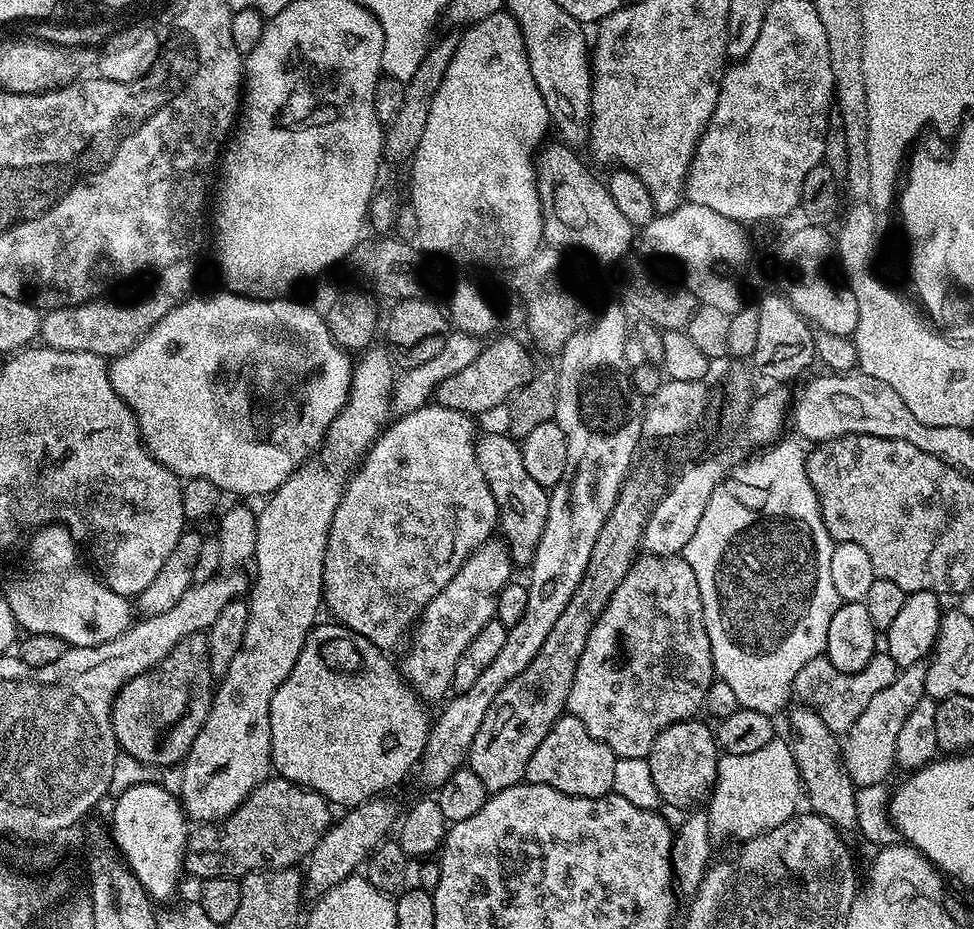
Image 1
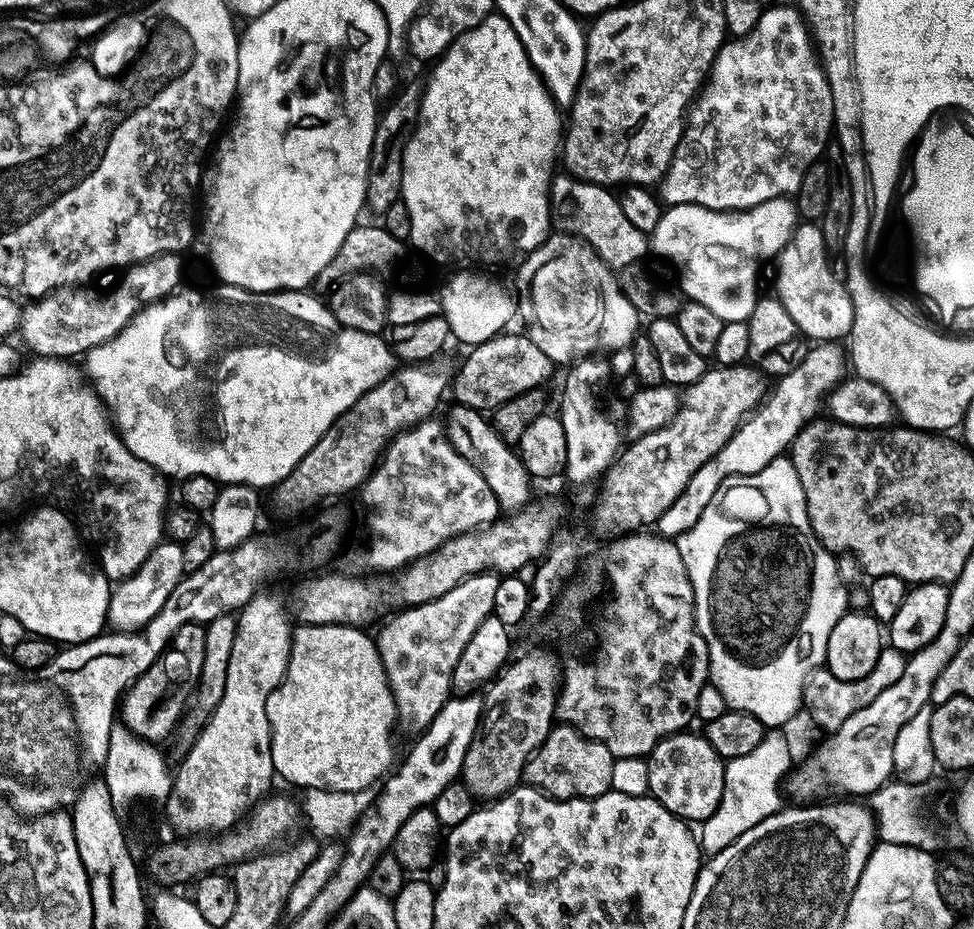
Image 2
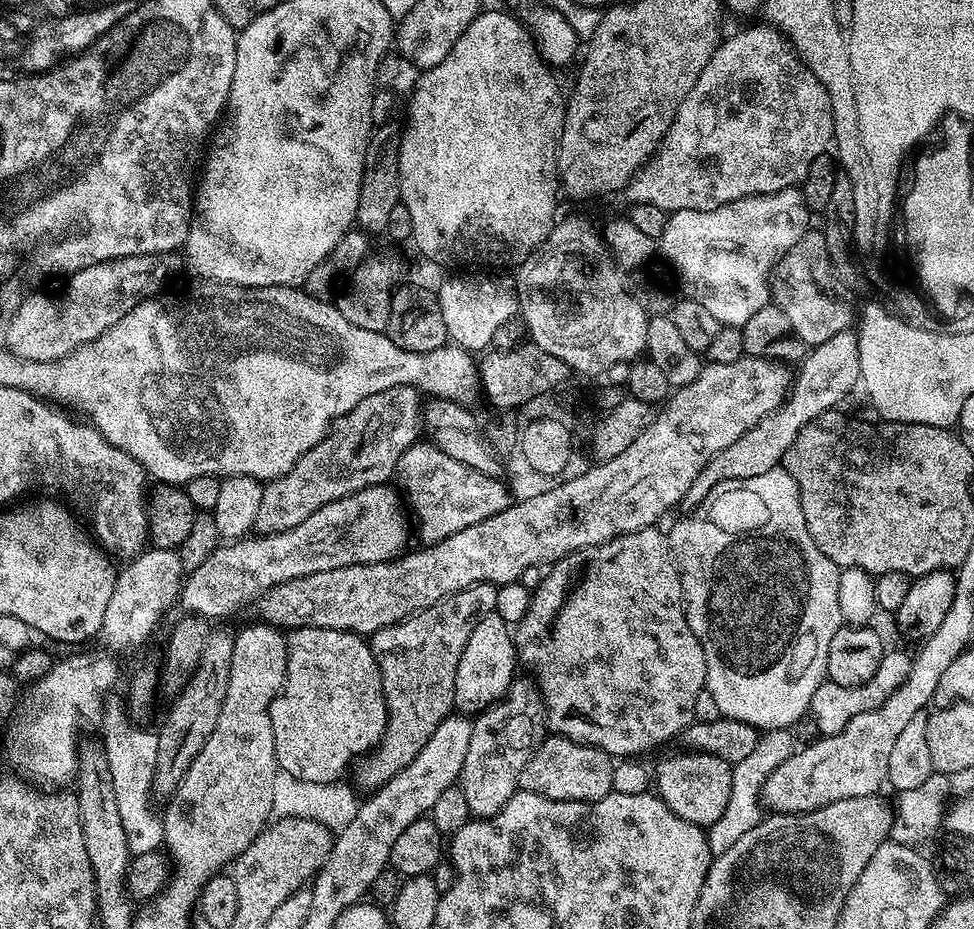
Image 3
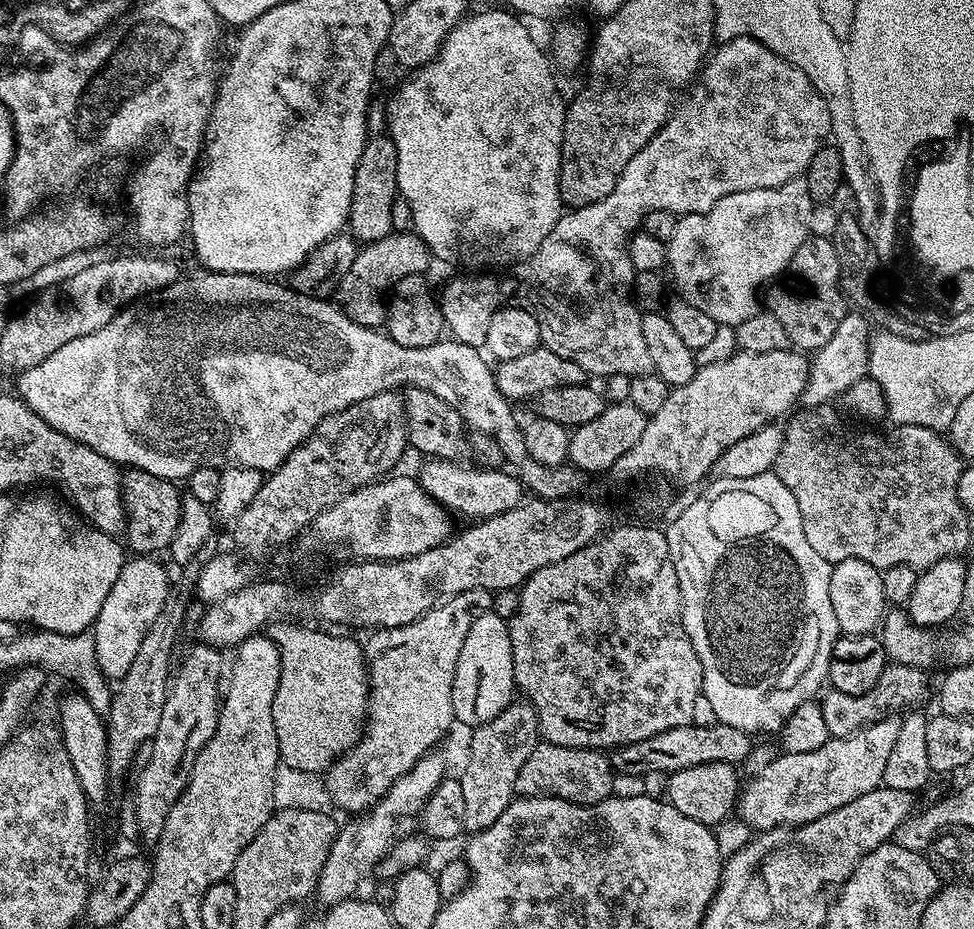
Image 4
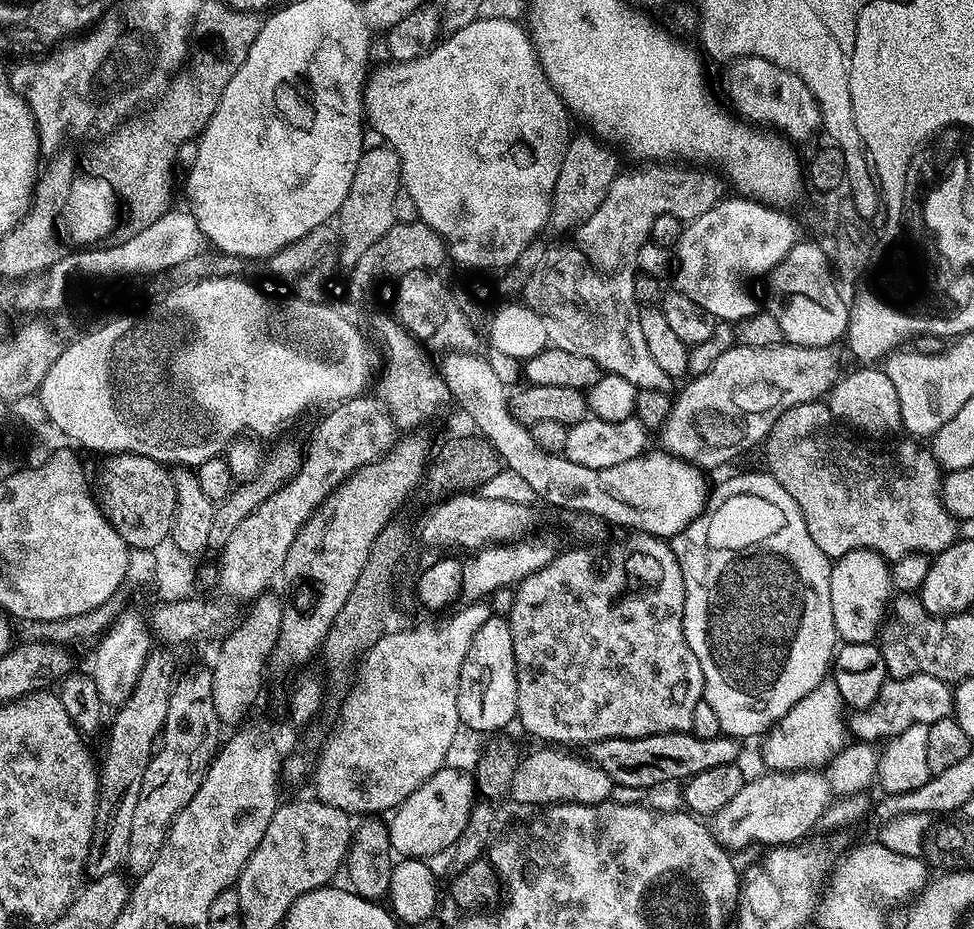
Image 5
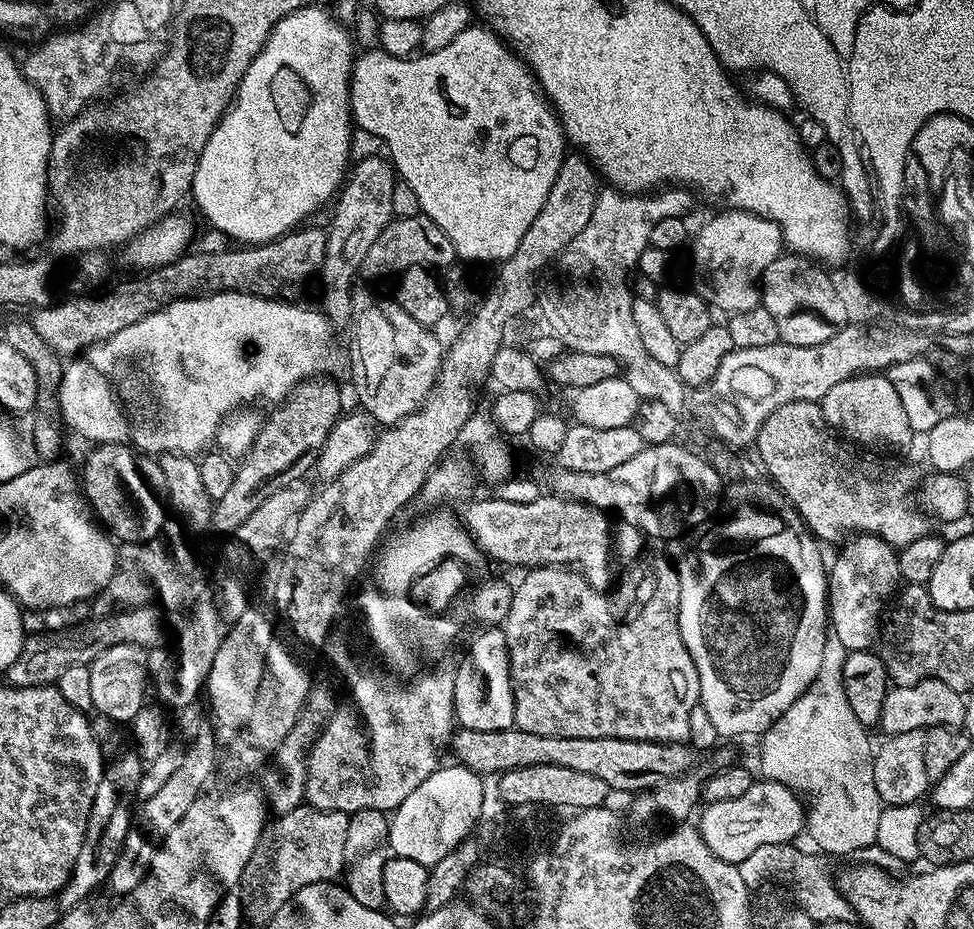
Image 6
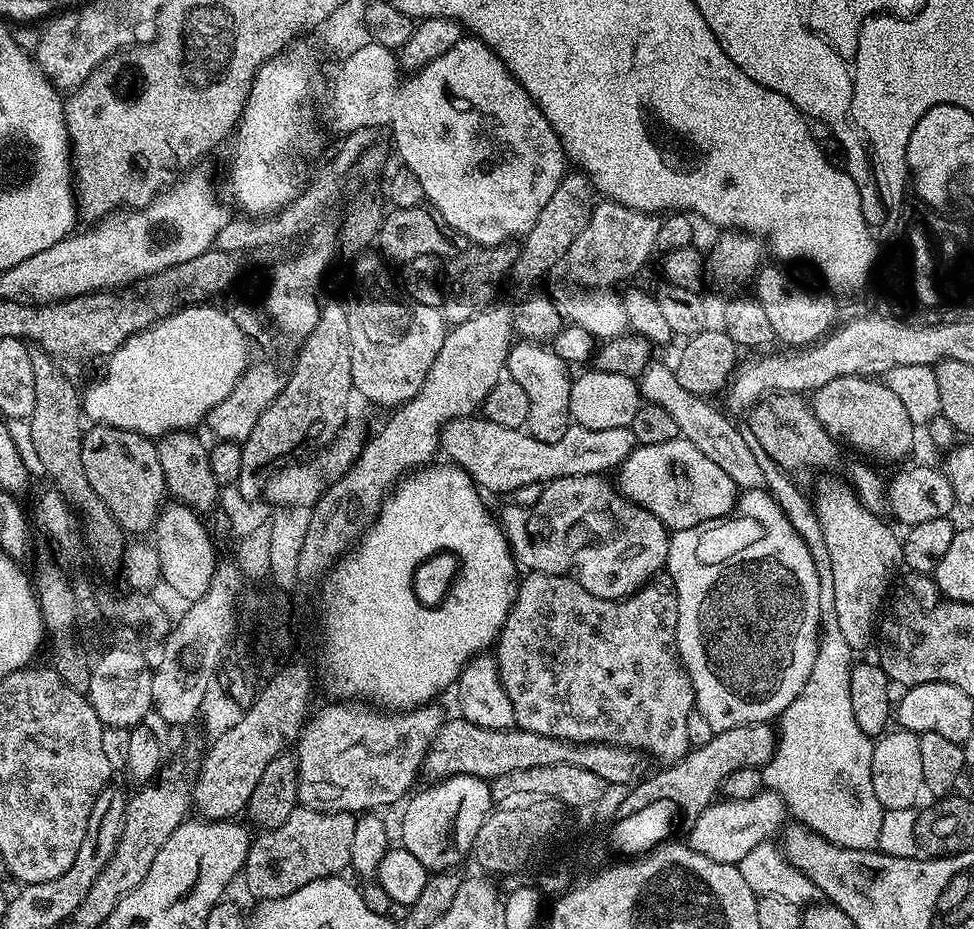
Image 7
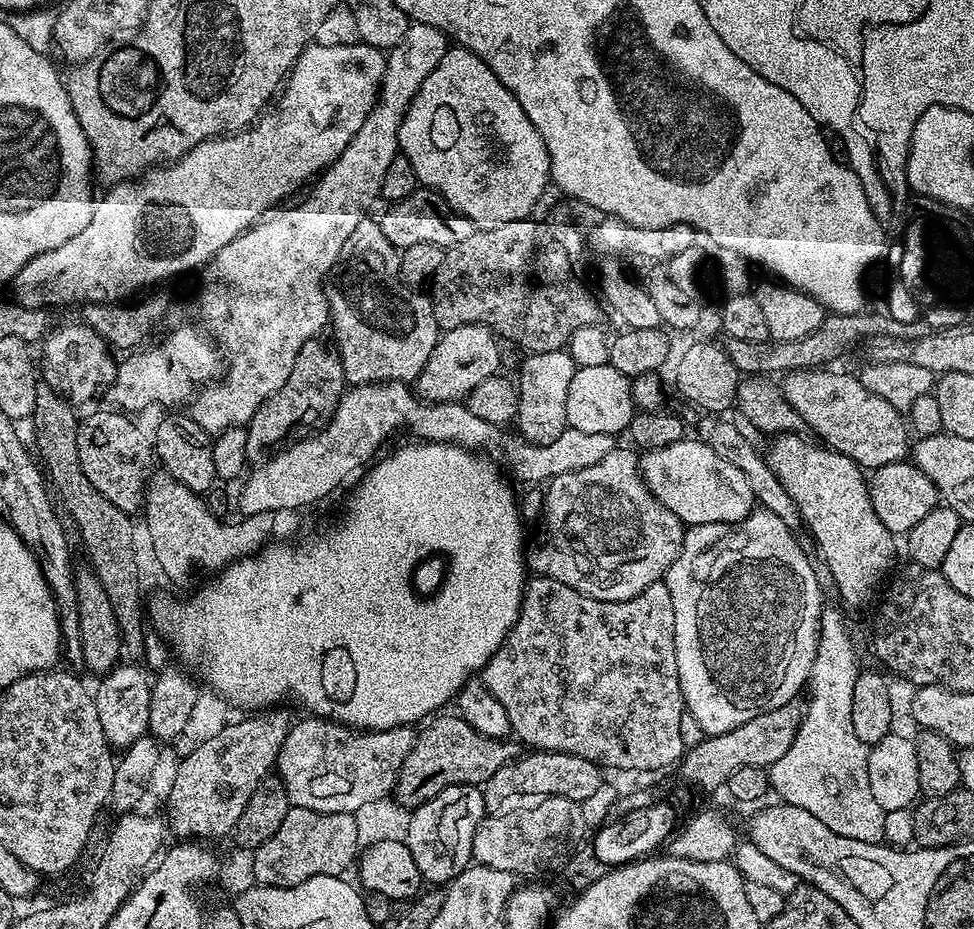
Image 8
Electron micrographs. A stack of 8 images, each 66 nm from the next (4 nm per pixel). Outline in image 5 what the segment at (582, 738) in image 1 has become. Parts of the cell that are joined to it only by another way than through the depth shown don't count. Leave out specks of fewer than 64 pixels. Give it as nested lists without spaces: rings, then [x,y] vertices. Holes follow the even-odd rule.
[[[540,746],[537,752],[523,757],[512,775],[511,795],[516,795],[520,804],[601,804],[612,794],[613,782],[598,765],[583,755],[575,756],[575,751],[563,747]]]

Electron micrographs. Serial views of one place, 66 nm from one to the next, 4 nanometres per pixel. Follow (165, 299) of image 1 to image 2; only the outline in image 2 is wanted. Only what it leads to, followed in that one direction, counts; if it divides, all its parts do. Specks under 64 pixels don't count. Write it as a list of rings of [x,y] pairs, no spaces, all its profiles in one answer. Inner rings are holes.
[[[171,252],[165,256],[155,256],[152,260],[144,260],[133,264],[131,268],[123,269],[120,281],[113,292],[95,292],[92,286],[73,286],[58,288],[43,298],[31,301],[29,308],[25,307],[20,313],[18,336],[24,339],[26,347],[32,351],[33,357],[54,356],[57,358],[80,358],[91,348],[101,348],[108,340],[113,340],[136,315],[150,304],[173,295],[181,287],[180,279],[184,276],[184,264],[177,253]]]

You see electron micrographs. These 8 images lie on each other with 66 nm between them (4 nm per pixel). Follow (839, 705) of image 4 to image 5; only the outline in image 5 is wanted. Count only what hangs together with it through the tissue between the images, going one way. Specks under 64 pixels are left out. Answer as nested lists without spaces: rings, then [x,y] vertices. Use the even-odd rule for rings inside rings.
[[[930,674],[889,678],[884,681],[882,690],[878,690],[878,698],[874,698],[869,708],[853,711],[851,715],[846,720],[847,731],[857,741],[884,742],[906,730],[906,726],[929,725],[949,719],[952,716],[952,688],[945,681],[930,678]]]

